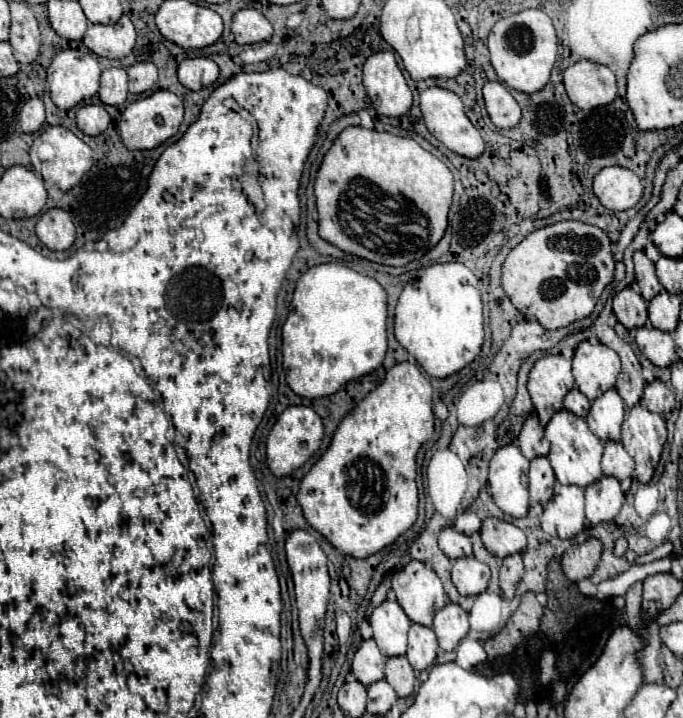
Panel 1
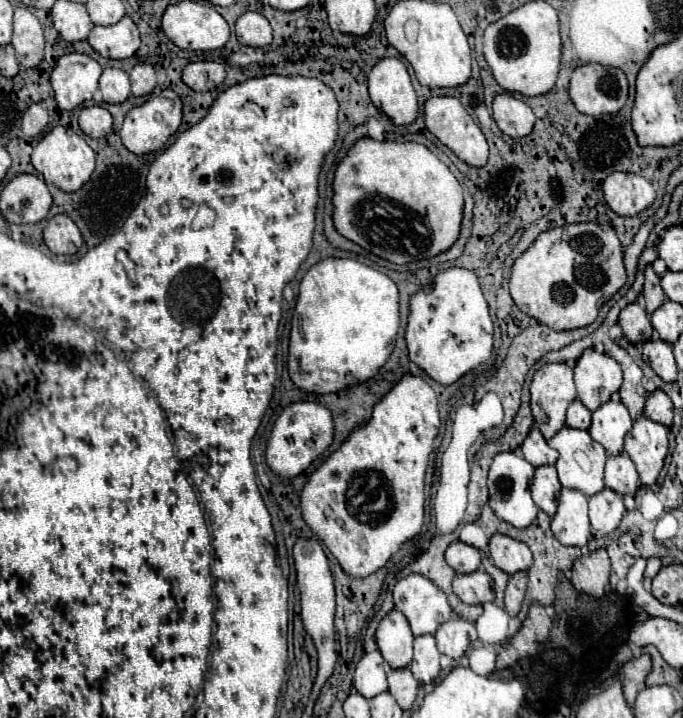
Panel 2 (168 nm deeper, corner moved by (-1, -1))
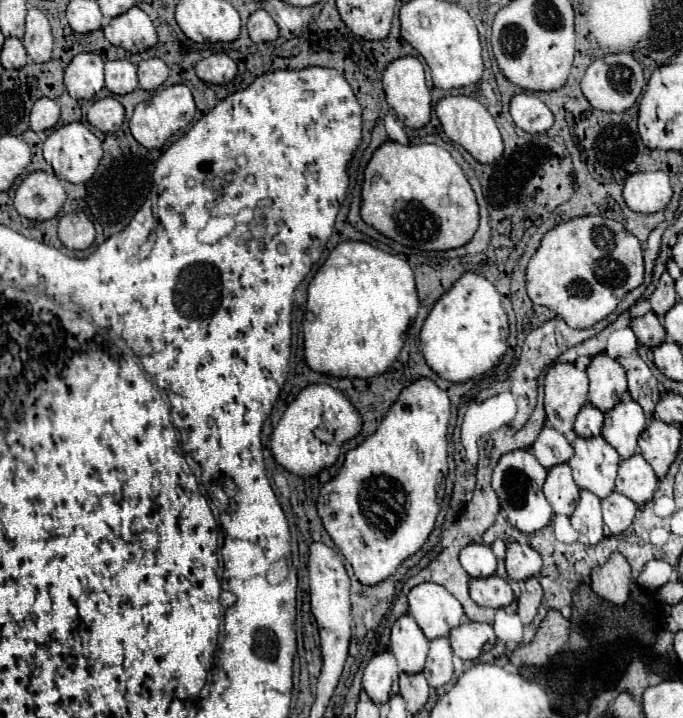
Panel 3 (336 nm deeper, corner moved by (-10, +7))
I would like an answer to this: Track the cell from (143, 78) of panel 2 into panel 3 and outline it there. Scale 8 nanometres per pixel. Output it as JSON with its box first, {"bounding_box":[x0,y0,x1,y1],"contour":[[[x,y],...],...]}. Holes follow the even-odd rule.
{"bounding_box":[138,58,168,90],"contour":[[[148,58],[138,64],[138,82],[144,90],[156,90],[168,78],[168,66],[160,58]]]}

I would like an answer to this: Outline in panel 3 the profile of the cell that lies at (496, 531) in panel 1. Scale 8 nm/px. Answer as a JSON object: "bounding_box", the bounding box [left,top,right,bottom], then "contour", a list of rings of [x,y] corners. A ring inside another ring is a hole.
{"bounding_box":[506,542,542,582],"contour":[[[512,542],[506,546],[506,570],[512,580],[526,582],[542,570],[542,558],[530,546]]]}

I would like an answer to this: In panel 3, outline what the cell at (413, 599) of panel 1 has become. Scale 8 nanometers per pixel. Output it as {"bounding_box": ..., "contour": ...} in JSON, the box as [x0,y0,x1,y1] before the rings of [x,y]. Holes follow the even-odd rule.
{"bounding_box":[410,584,464,640],"contour":[[[420,584],[410,590],[410,616],[418,622],[420,630],[428,640],[448,636],[456,626],[464,622],[464,610],[444,586]]]}

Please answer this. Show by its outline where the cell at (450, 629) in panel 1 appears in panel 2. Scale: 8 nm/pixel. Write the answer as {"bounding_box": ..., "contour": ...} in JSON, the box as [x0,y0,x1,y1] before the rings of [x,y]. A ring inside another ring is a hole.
{"bounding_box":[435,616,477,660],"contour":[[[459,616],[451,618],[437,628],[435,640],[437,640],[437,646],[439,646],[441,654],[457,660],[465,654],[465,650],[471,646],[471,642],[477,640],[475,624],[469,622],[469,620],[459,618]]]}

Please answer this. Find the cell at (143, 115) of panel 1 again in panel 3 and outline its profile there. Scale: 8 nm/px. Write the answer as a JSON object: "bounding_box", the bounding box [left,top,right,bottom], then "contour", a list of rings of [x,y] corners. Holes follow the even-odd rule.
{"bounding_box":[130,84,196,148],"contour":[[[174,84],[156,92],[148,102],[142,102],[134,108],[134,114],[130,118],[130,132],[142,146],[160,148],[172,134],[176,134],[180,128],[186,128],[192,122],[194,112],[196,104],[192,92],[184,84]]]}

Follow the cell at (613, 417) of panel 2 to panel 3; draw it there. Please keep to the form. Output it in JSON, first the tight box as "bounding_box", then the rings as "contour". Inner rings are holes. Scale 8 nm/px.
{"bounding_box":[602,400,646,458],"contour":[[[628,400],[620,402],[614,410],[604,414],[602,436],[604,440],[616,448],[622,458],[630,458],[638,452],[638,436],[646,428],[646,418],[638,402]]]}

